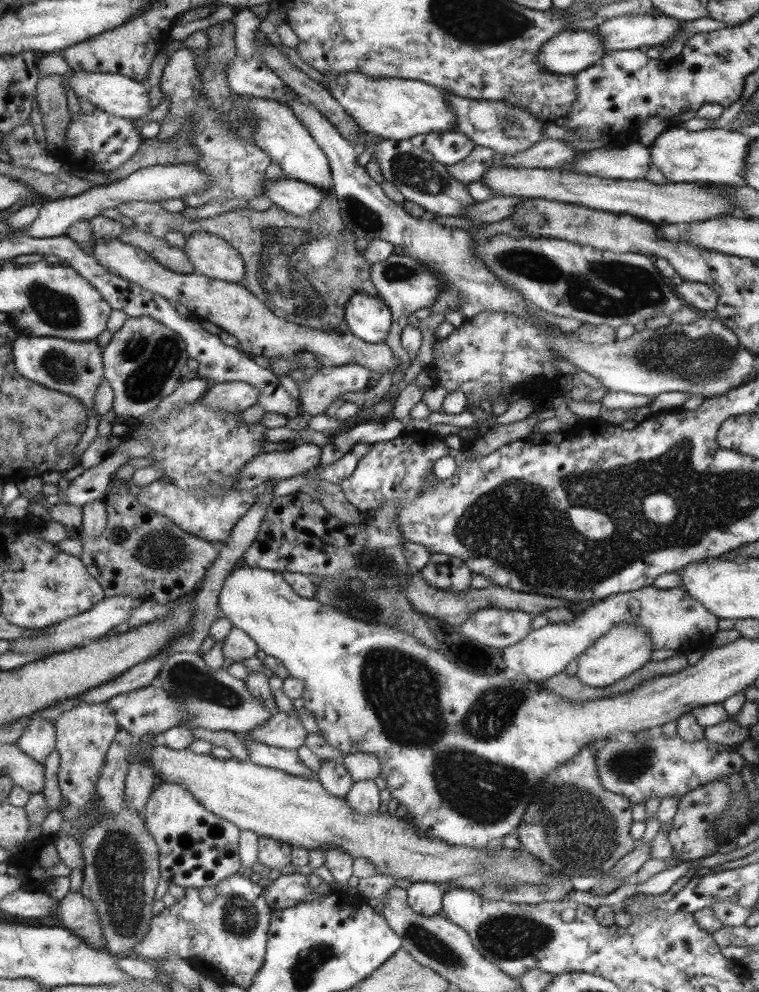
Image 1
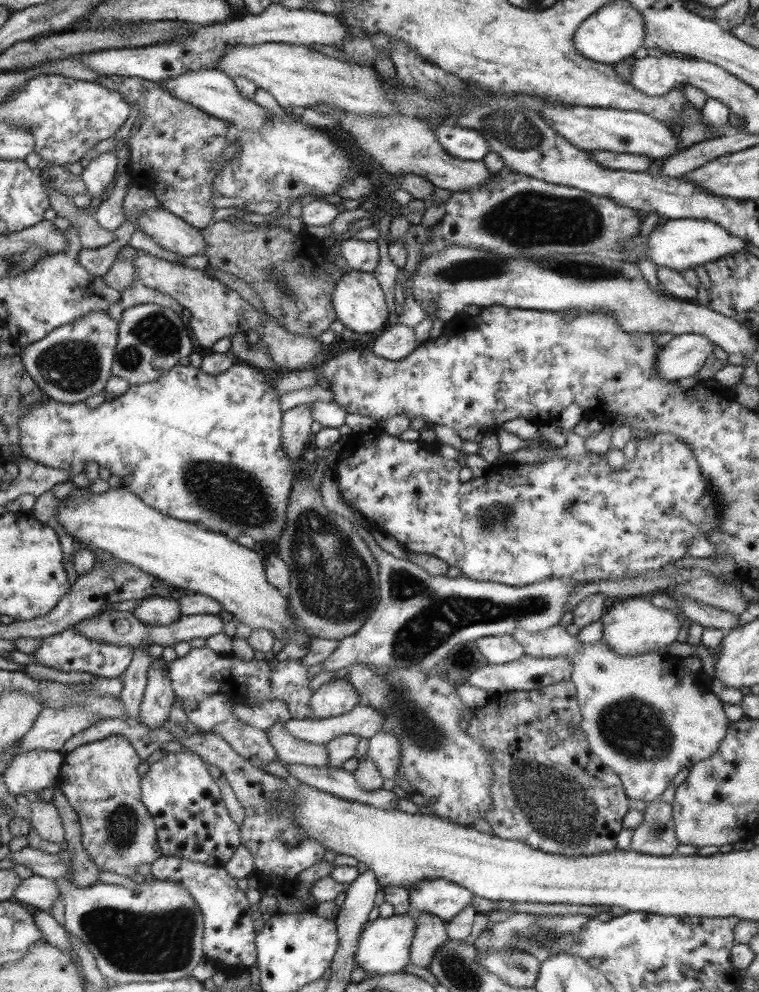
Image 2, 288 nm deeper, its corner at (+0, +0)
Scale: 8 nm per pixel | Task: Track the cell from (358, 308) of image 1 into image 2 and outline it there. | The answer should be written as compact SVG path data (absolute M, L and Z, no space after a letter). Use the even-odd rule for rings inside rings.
M345 272L341 280L337 280L337 288L333 288L333 310L335 318L357 334L367 334L379 330L387 320L387 308L383 302L383 290L377 282L377 278L369 272Z

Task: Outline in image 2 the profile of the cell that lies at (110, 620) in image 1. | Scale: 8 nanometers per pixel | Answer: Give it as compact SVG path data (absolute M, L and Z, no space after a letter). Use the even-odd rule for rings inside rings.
M145 598L133 612L133 616L145 626L169 626L183 618L179 602L169 598Z

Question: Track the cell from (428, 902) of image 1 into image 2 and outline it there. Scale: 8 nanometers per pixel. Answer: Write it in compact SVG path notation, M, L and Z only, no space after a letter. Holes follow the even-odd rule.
M415 912L415 924L417 924L417 934L413 936L409 964L417 966L417 968L429 968L433 956L447 942L445 922L441 922L439 918L435 918L431 914Z

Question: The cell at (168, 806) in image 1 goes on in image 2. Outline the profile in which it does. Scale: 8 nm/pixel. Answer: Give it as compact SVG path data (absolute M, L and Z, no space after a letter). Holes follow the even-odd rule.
M181 748L175 754L165 754L153 762L141 778L141 800L157 824L157 842L163 856L197 860L213 868L223 868L239 846L241 832L229 818L219 788L209 776L205 760Z

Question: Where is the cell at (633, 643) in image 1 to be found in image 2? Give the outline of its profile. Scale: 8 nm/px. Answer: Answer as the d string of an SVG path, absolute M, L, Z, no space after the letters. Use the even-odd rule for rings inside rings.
M627 598L621 604L613 604L611 610L607 610L601 618L603 622L603 642L611 652L617 652L619 656L637 656L637 654L649 654L657 652L671 642L675 642L677 632L681 628L679 616L671 610L655 608L649 598Z

